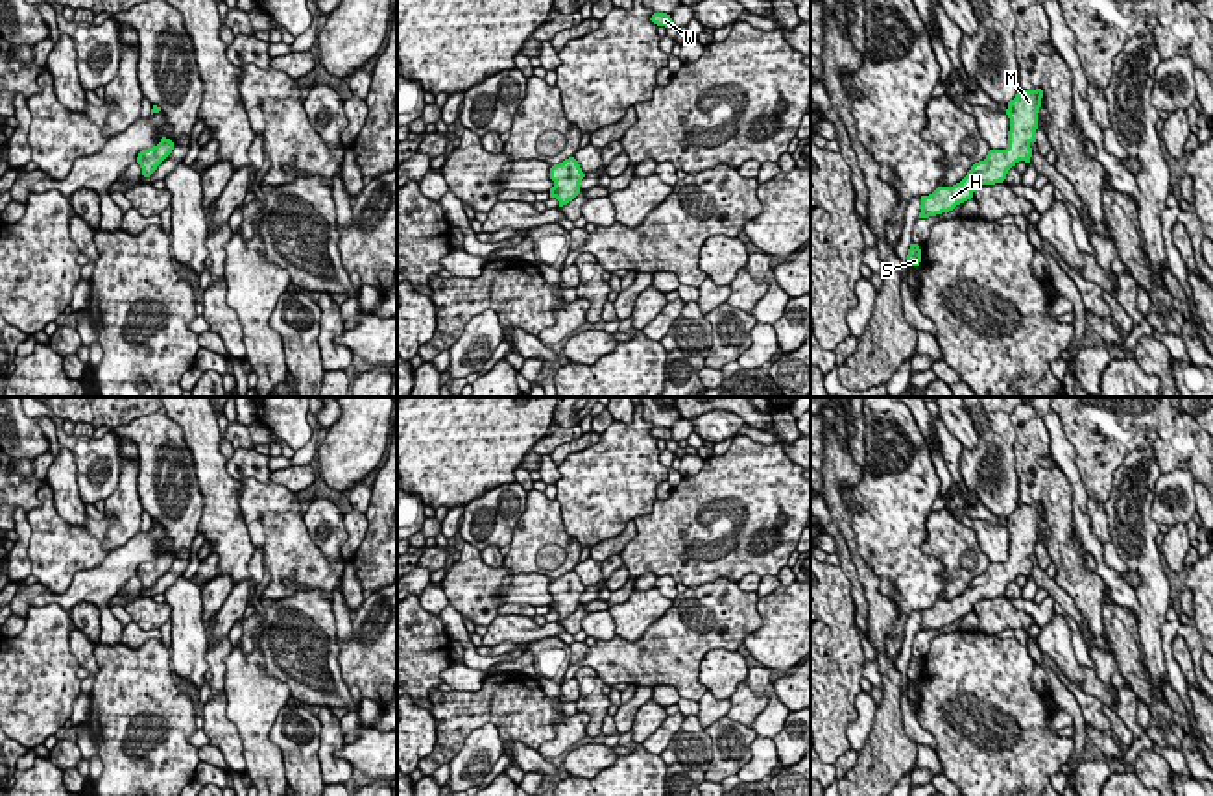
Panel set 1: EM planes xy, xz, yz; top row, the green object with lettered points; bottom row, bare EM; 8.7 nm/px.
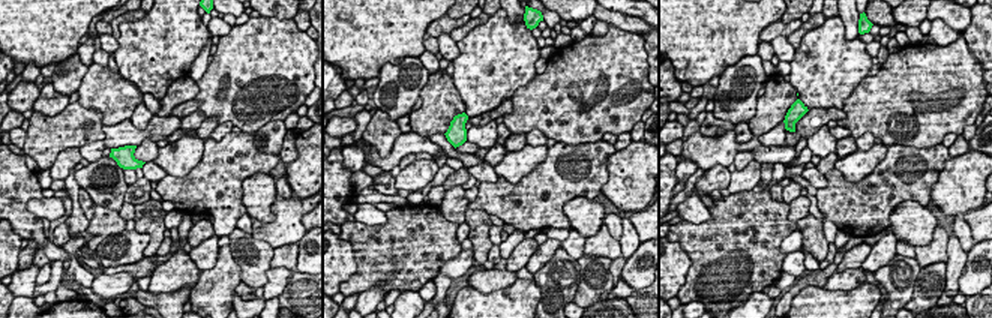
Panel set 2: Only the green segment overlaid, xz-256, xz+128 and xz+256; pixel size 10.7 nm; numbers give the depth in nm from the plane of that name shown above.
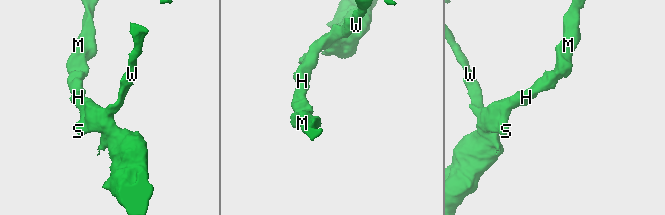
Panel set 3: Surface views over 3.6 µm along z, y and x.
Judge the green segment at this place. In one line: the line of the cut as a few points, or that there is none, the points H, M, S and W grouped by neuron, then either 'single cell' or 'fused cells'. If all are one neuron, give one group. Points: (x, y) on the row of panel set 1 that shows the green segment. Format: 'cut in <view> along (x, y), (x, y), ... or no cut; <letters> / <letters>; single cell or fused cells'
no cut; H M S W; single cell

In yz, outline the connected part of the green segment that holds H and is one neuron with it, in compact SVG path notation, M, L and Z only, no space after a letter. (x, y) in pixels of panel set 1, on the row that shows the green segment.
M1041 89L1017 92L1006 109L1010 118L1008 148L990 150L986 159L975 163L960 183L938 187L932 194L921 196L919 218L949 212L956 205L971 199L980 185L1003 183L1008 170L1019 161L1030 163L1030 144L1036 142L1041 98Z

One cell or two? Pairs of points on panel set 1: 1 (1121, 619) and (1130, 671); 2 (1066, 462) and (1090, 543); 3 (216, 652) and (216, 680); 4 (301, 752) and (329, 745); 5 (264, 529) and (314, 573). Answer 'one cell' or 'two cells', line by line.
1: one cell
2: one cell
3: one cell
4: two cells
5: one cell

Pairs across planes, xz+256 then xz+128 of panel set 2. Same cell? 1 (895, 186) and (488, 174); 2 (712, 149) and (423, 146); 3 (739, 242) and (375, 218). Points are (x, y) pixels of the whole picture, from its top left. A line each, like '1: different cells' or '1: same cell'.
1: different cells
2: same cell
3: different cells

